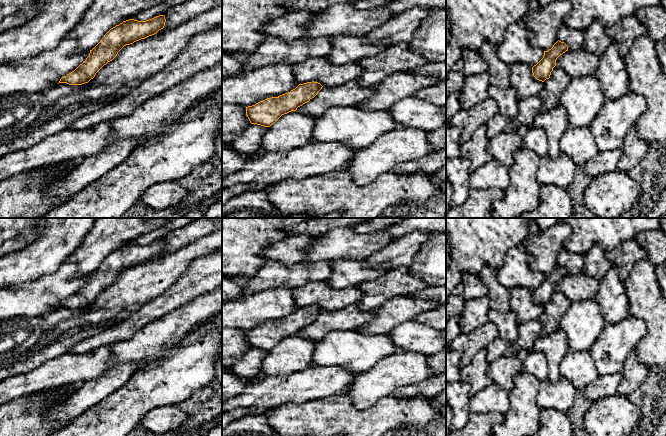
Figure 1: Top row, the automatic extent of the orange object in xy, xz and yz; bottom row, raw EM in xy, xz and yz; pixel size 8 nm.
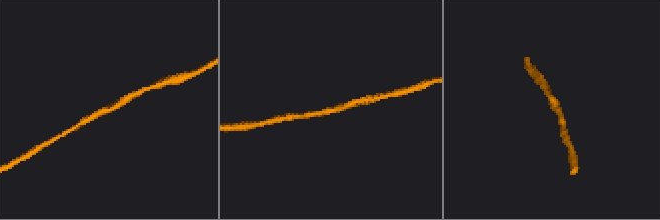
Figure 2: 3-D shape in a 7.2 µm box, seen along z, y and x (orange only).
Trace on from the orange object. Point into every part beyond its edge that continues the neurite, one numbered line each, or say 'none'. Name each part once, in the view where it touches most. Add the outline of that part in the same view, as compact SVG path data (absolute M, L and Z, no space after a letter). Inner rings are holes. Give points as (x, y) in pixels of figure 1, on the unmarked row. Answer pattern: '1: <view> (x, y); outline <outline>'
none

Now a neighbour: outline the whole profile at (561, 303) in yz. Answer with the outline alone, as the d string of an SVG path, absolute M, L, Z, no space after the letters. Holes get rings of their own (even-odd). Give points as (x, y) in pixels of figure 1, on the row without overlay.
M555 290L550 302L543 308L540 322L543 325L543 334L551 334L560 327L560 319L569 309L571 302L559 291Z

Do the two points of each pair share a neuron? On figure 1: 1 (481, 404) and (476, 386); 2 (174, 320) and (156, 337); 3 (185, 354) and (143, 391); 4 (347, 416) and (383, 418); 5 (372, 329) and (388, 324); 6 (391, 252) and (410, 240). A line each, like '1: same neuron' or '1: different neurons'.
1: different neurons
2: same neuron
3: same neuron
4: same neuron
5: same neuron
6: same neuron

